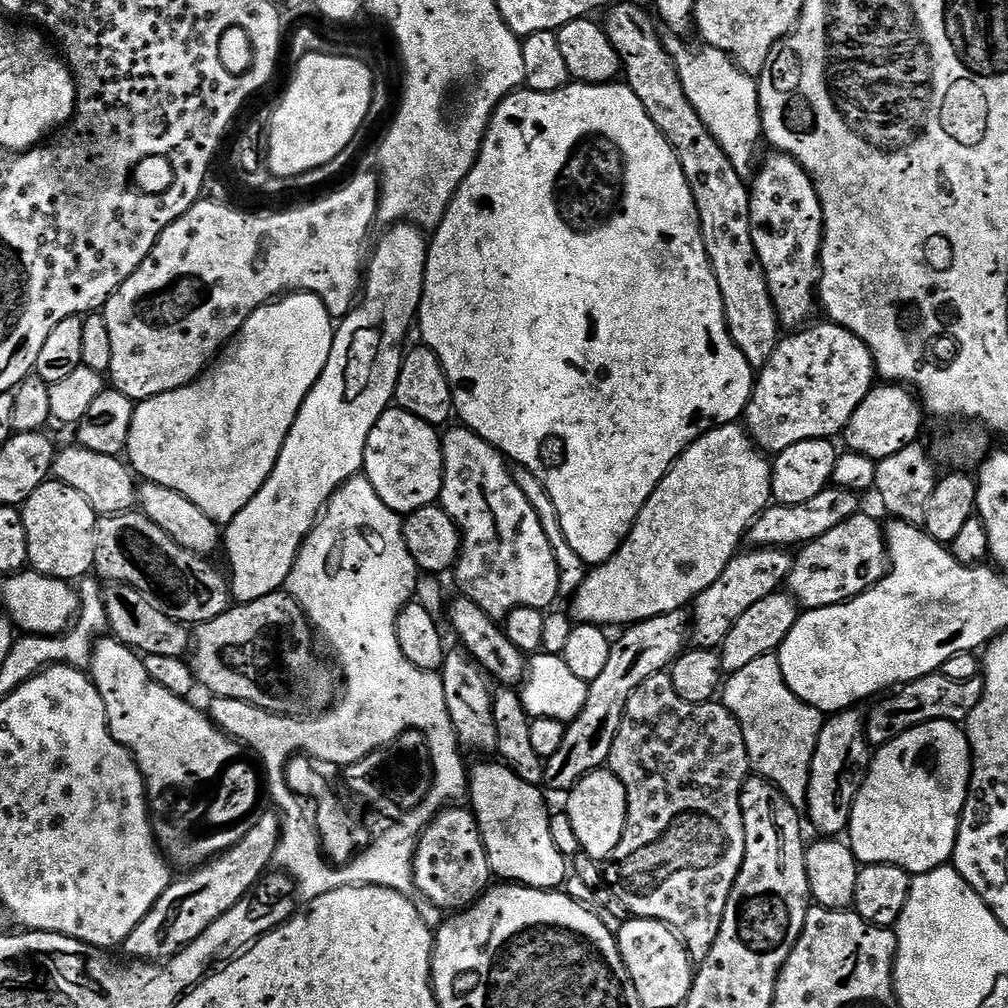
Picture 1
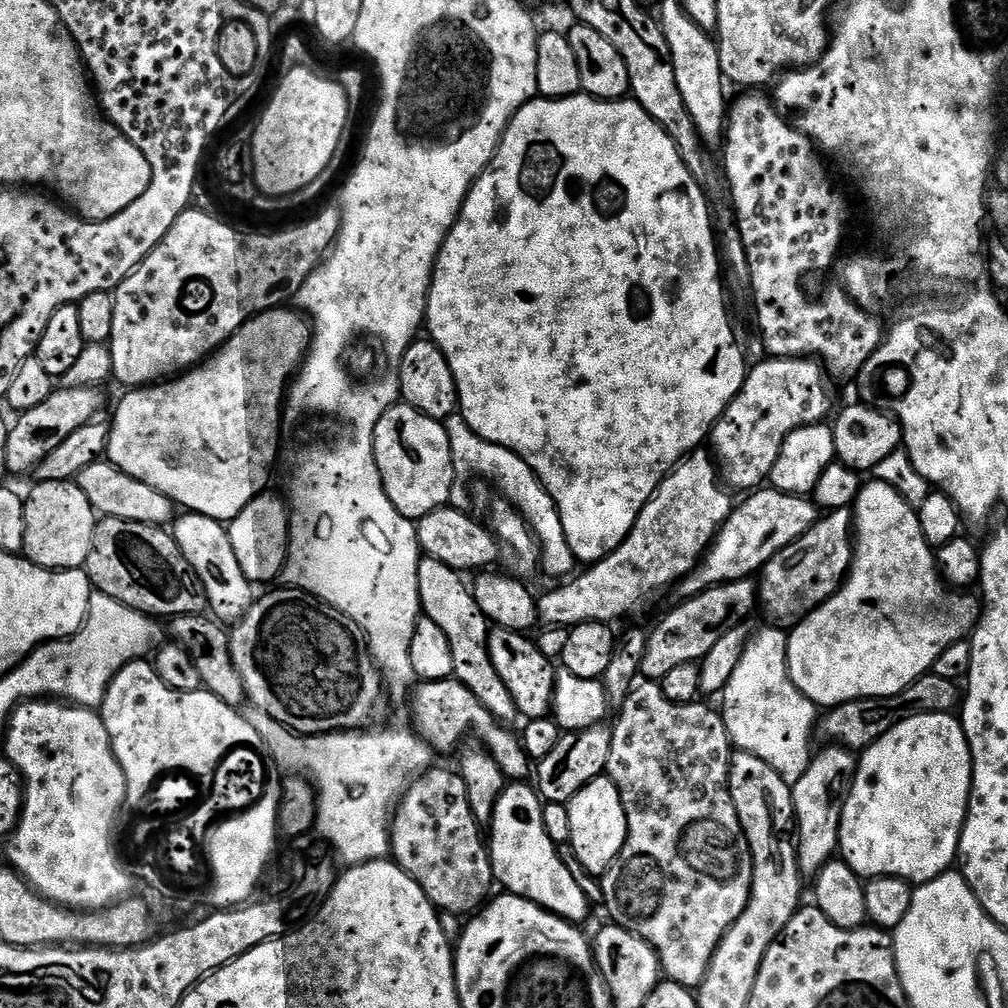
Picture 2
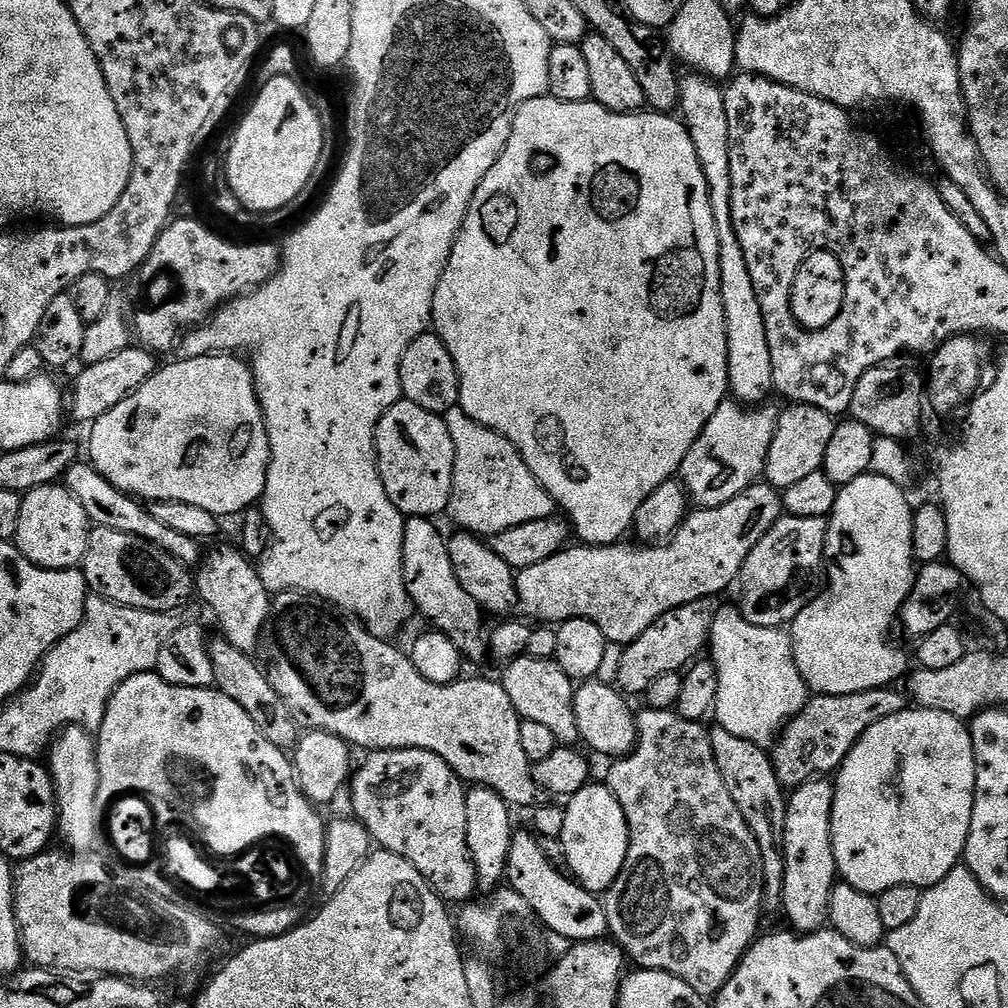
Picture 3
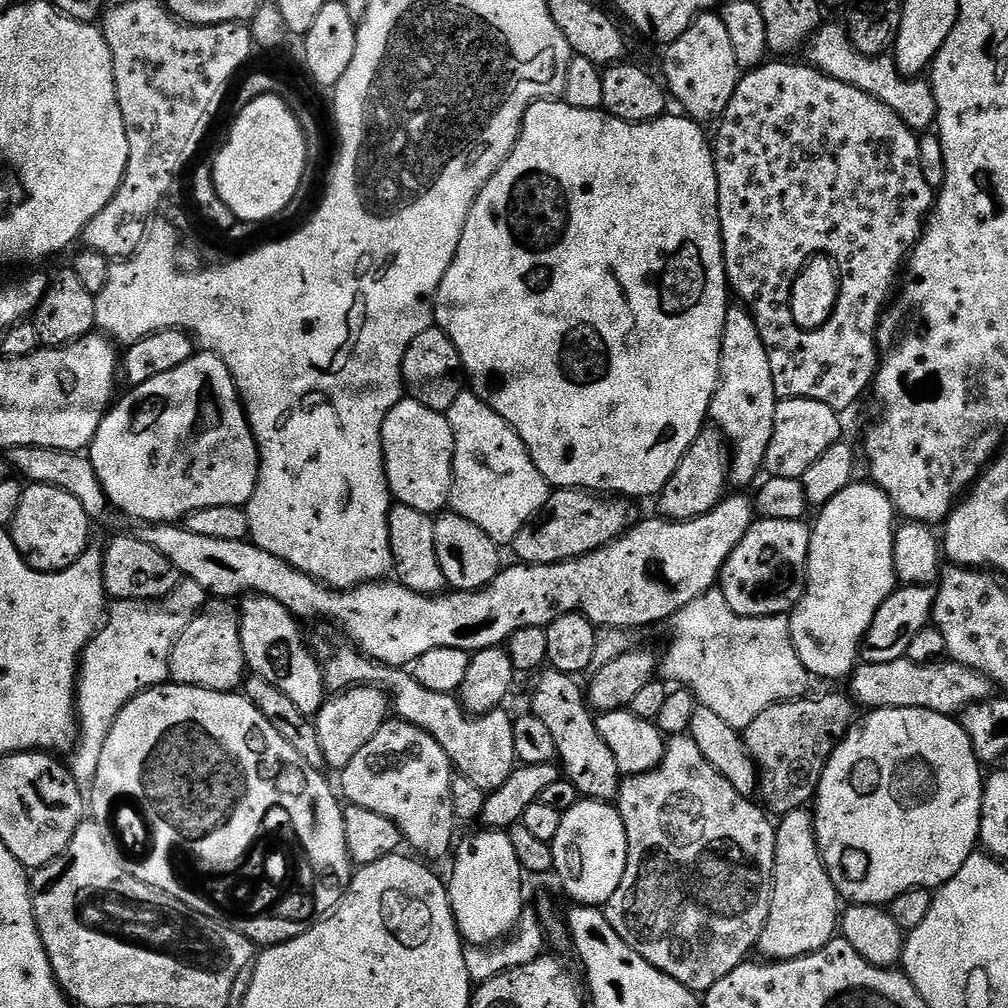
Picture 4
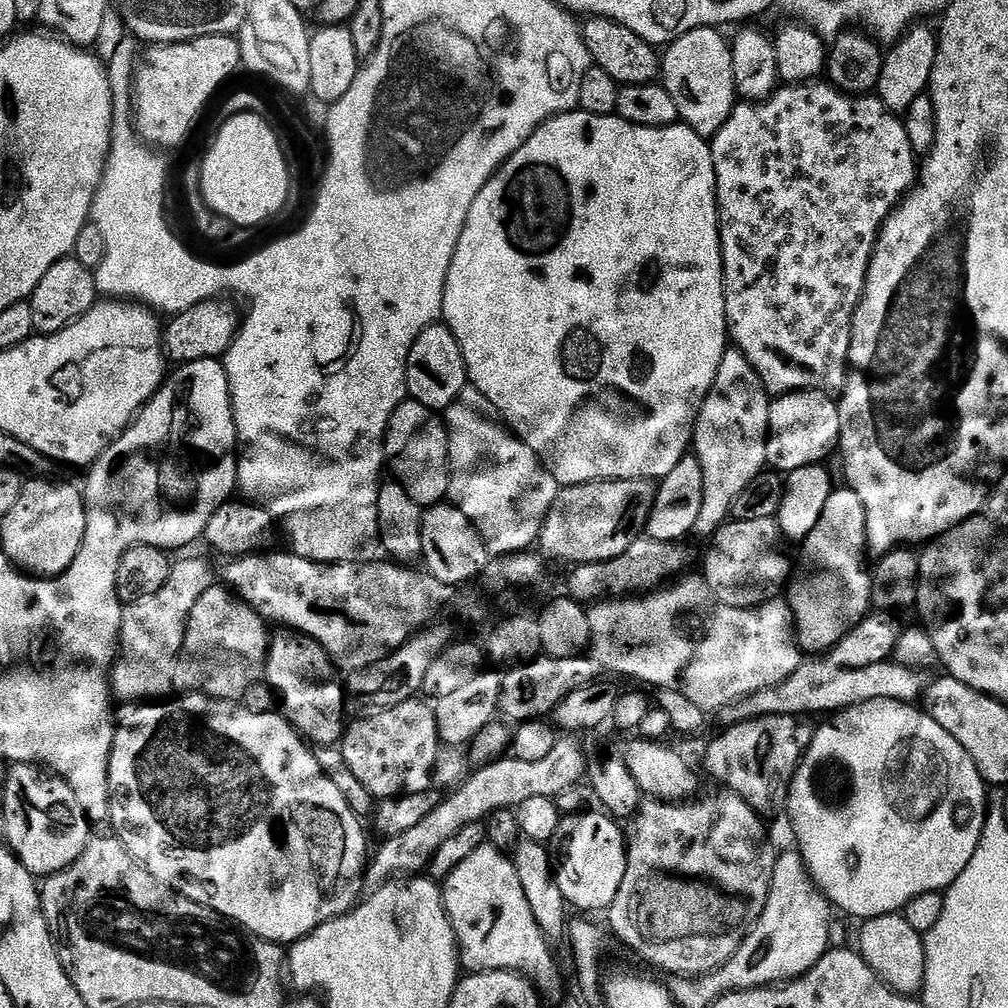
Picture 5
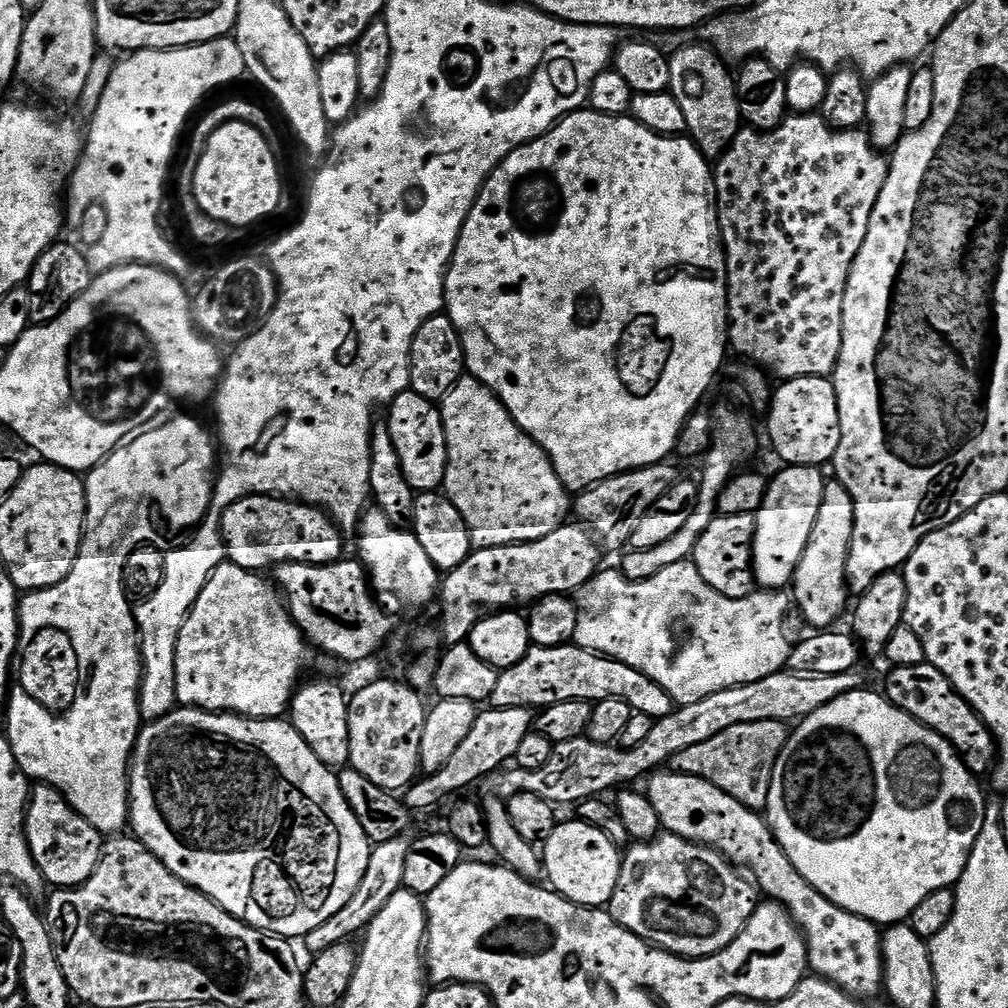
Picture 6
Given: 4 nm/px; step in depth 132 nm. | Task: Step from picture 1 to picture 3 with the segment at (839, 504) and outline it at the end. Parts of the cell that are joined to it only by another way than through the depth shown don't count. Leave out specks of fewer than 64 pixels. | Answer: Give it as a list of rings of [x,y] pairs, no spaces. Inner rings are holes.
[[[757,482],[751,484],[742,494],[738,494],[738,498],[730,498],[730,502],[726,502],[722,506],[689,511],[679,530],[663,542],[631,542],[632,544],[621,542],[619,544],[575,546],[576,548],[566,546],[558,554],[546,558],[546,562],[538,562],[538,566],[522,568],[515,573],[516,603],[518,605],[518,612],[519,610],[521,612],[519,612],[519,615],[527,618],[529,621],[543,622],[548,626],[559,626],[566,620],[589,620],[590,622],[594,622],[594,626],[598,626],[598,630],[602,630],[602,634],[608,639],[609,645],[616,646],[616,644],[620,644],[619,646],[627,646],[633,644],[639,636],[646,634],[646,630],[650,630],[650,626],[654,626],[654,622],[658,622],[658,618],[662,618],[670,610],[674,610],[678,606],[686,606],[686,602],[698,602],[699,600],[719,597],[719,592],[724,592],[727,588],[729,591],[735,585],[738,574],[742,570],[742,562],[746,562],[750,550],[754,546],[758,546],[758,542],[762,542],[765,534],[779,522],[781,515],[781,493],[767,482]]]

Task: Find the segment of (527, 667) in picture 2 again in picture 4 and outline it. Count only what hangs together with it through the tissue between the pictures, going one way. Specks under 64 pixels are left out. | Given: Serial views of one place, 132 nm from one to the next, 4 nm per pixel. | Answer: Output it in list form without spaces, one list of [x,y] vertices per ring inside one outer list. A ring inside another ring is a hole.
[[[544,670],[535,677],[535,680],[536,689],[532,692],[532,708],[530,708],[530,712],[531,715],[537,716],[550,729],[550,734],[554,737],[558,764],[562,769],[563,775],[579,790],[581,797],[605,802],[615,801],[620,795],[620,782],[622,779],[618,770],[618,761],[614,759],[610,746],[606,746],[602,734],[598,734],[598,726],[588,703],[585,689],[581,685],[579,688],[576,685],[577,677],[567,672]]]

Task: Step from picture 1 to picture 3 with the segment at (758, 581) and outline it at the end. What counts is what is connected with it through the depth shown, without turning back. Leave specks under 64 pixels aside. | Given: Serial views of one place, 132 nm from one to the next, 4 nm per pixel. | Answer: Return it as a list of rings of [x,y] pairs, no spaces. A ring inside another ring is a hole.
[[[712,598],[686,602],[686,606],[678,606],[658,618],[646,634],[621,651],[624,653],[616,664],[615,687],[629,697],[639,697],[661,674],[683,673],[703,653],[700,651],[709,647],[717,607],[717,601]]]

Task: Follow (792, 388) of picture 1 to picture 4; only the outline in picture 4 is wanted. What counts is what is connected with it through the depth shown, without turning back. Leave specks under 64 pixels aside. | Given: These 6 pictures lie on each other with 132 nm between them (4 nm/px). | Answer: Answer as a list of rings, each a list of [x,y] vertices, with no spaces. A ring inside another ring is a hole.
[[[705,426],[694,438],[690,450],[678,462],[678,470],[660,491],[659,515],[666,520],[693,520],[707,512],[713,512],[724,499],[730,484],[730,449],[727,440],[715,426]]]

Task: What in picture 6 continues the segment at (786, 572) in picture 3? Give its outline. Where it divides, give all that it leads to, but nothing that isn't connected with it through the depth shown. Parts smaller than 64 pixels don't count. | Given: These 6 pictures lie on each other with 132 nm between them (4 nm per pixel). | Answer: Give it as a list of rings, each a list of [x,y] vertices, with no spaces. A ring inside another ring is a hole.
[[[730,514],[729,516],[716,515],[706,526],[702,538],[698,538],[698,546],[694,546],[690,557],[695,564],[698,574],[706,578],[718,594],[726,594],[726,598],[746,598],[757,587],[756,575],[752,571],[752,543],[756,534],[756,518],[753,514]]]

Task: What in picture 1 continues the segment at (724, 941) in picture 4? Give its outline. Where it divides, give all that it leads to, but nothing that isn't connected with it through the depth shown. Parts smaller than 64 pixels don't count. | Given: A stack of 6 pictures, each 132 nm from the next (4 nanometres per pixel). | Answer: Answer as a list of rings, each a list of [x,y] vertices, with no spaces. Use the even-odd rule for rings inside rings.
[[[659,672],[630,694],[607,767],[626,790],[628,813],[622,842],[614,846],[602,868],[605,885],[629,917],[662,922],[679,936],[693,961],[702,961],[710,954],[714,938],[718,938],[726,902],[742,870],[746,850],[740,795],[749,778],[750,765],[742,726],[723,703],[682,702],[671,675]]]

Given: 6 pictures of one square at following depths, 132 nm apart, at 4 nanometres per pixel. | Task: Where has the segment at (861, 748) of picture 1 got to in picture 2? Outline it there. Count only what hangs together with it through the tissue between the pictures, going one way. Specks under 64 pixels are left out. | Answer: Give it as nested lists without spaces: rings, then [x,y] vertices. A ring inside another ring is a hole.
[[[828,746],[813,755],[808,764],[806,774],[798,778],[798,782],[792,785],[792,801],[796,811],[796,822],[794,825],[798,835],[796,841],[796,857],[800,863],[800,871],[805,877],[814,878],[825,866],[837,855],[840,843],[840,823],[842,822],[842,810],[848,797],[848,791],[852,789],[852,779],[856,776],[857,757],[847,748],[839,746]]]

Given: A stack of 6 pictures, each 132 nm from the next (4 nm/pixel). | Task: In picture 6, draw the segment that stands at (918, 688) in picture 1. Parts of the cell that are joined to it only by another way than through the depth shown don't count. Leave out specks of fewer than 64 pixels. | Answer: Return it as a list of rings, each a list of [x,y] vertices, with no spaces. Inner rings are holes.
[[[782,720],[742,722],[738,726],[730,726],[730,730],[722,730],[722,734],[714,734],[714,738],[709,738],[699,746],[689,746],[680,754],[674,754],[670,768],[673,772],[702,778],[718,786],[718,790],[730,794],[730,798],[738,798],[742,806],[763,813],[768,807],[774,766],[789,735],[789,725]]]

